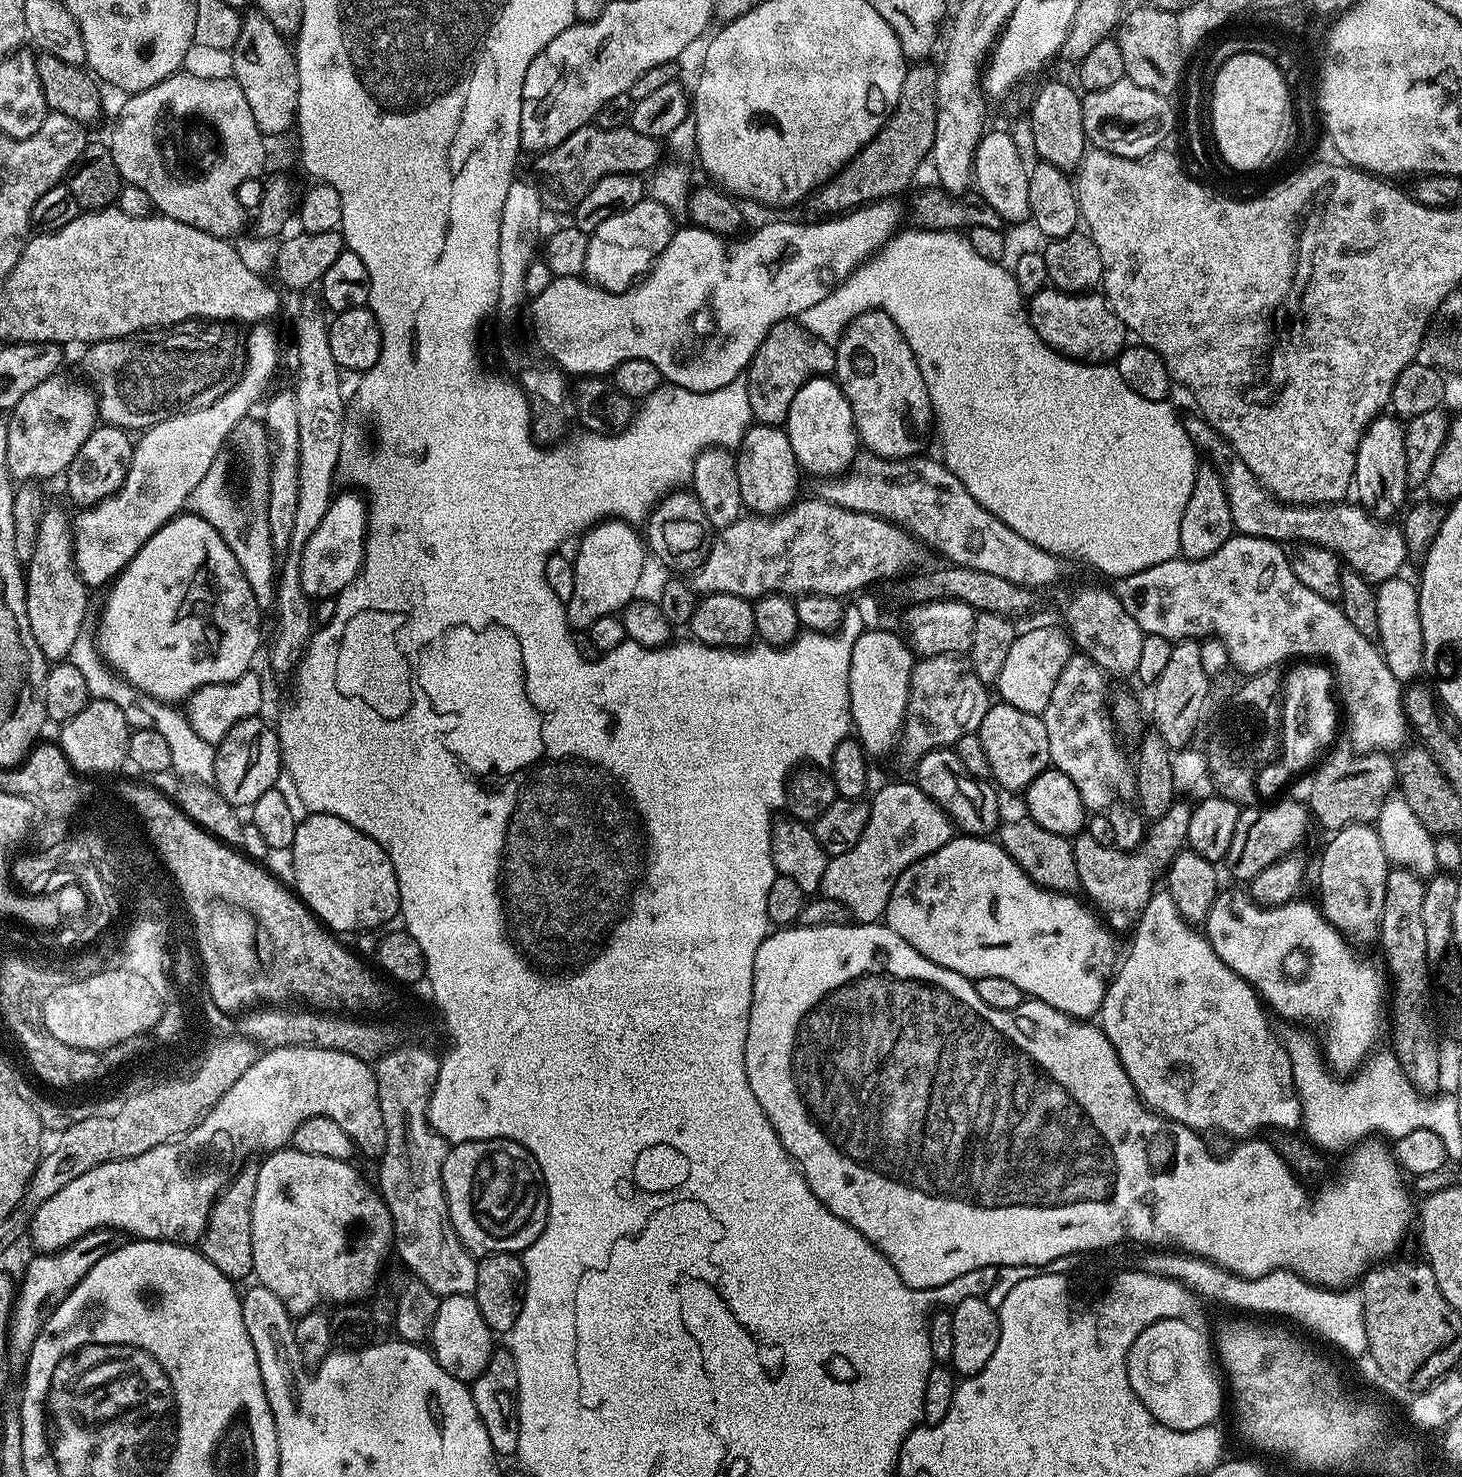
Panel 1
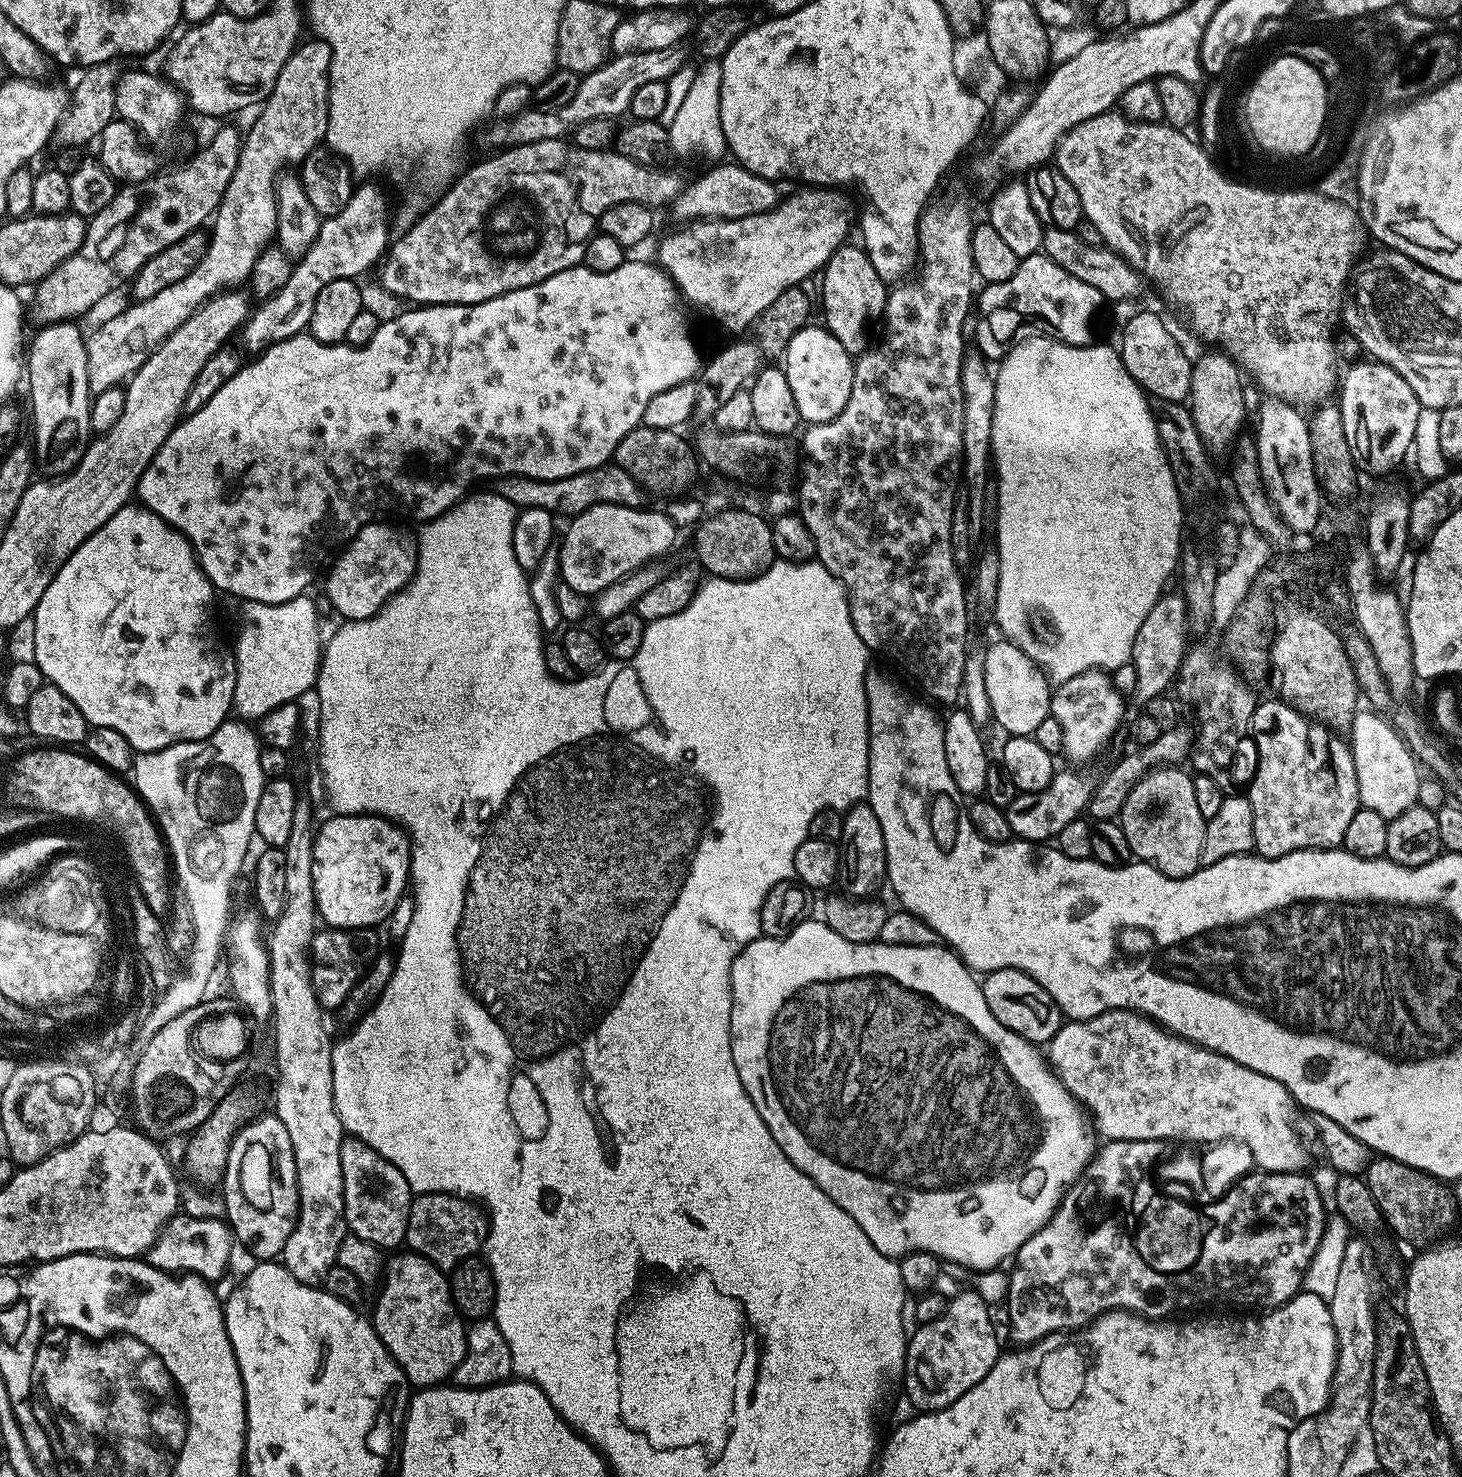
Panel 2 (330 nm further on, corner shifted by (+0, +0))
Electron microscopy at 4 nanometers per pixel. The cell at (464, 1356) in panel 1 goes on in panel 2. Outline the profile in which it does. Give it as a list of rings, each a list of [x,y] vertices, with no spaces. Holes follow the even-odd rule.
[[[404,1250],[396,1255],[400,1254],[401,1256],[394,1257],[392,1261],[389,1259],[383,1265],[382,1283],[379,1285],[380,1297],[376,1300],[376,1309],[370,1312],[372,1327],[376,1329],[378,1338],[386,1346],[386,1350],[404,1371],[409,1385],[417,1389],[440,1386],[451,1377],[458,1362],[462,1362],[462,1358],[467,1354],[466,1320],[452,1300],[449,1277],[416,1252]]]

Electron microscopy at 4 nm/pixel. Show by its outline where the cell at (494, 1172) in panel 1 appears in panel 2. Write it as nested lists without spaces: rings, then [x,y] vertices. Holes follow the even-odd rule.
[[[426,1192],[417,1195],[408,1208],[408,1225],[404,1239],[411,1251],[424,1256],[435,1268],[451,1270],[468,1256],[477,1255],[483,1249],[484,1240],[488,1236],[489,1223],[485,1209],[471,1199],[454,1196],[451,1192]]]

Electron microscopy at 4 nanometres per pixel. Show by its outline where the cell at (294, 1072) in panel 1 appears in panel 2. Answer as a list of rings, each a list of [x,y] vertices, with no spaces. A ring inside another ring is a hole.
[[[348,1136],[342,1142],[340,1157],[344,1183],[344,1223],[347,1231],[381,1250],[399,1249],[405,1243],[408,1208],[414,1199],[412,1188],[406,1182],[402,1170],[398,1170],[398,1166],[382,1158],[382,1154],[366,1146],[366,1142],[356,1136]]]

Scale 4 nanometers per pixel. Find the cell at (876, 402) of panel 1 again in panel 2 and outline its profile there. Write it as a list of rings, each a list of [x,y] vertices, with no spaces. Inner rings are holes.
[[[845,242],[828,259],[822,269],[824,281],[820,284],[820,300],[824,303],[824,320],[829,332],[846,346],[846,350],[856,358],[869,347],[868,323],[879,321],[884,315],[884,307],[888,301],[889,285],[874,270],[867,252],[863,247]]]

